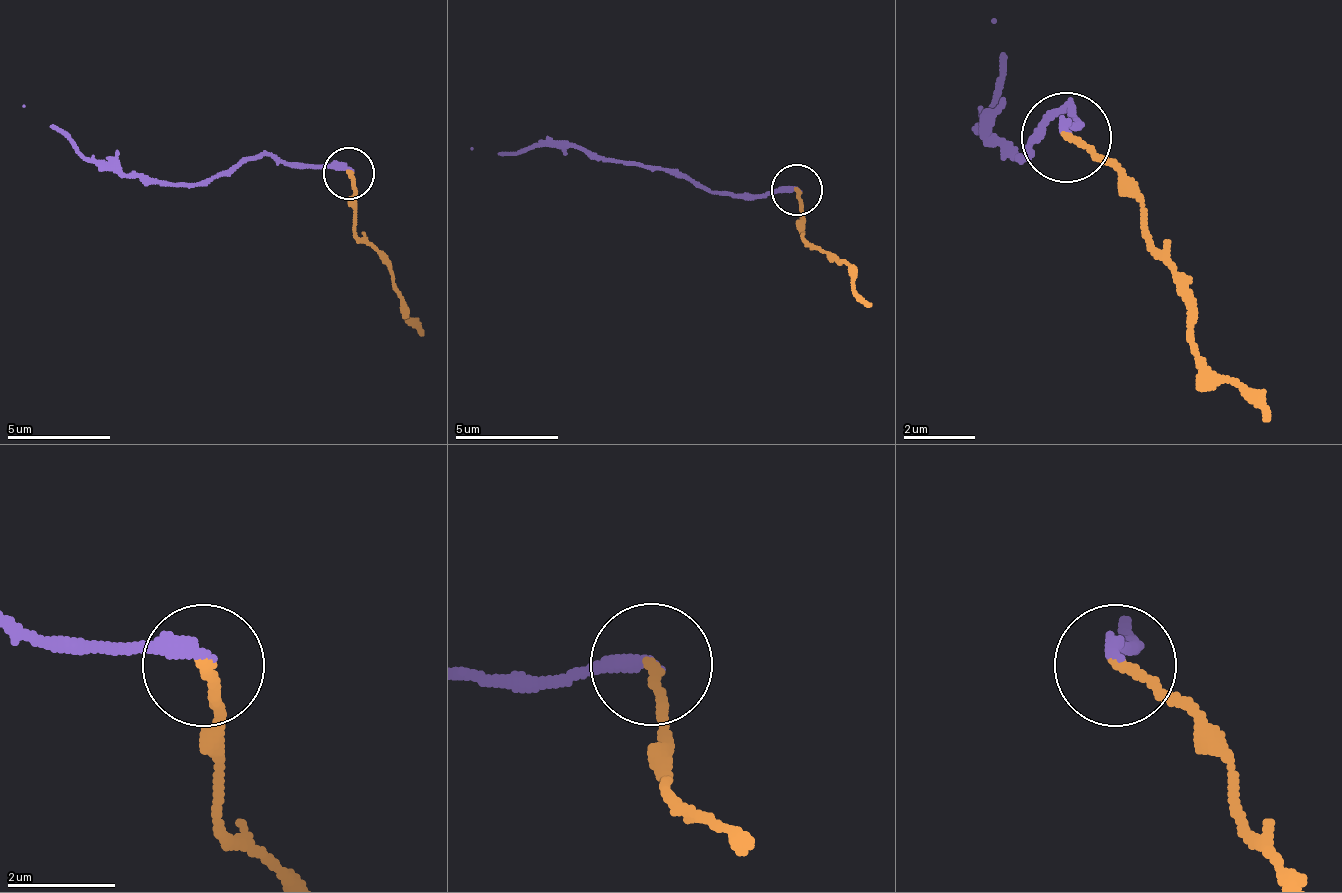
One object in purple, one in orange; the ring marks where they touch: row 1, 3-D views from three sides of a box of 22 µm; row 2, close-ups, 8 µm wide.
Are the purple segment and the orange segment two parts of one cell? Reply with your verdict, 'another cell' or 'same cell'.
another cell

